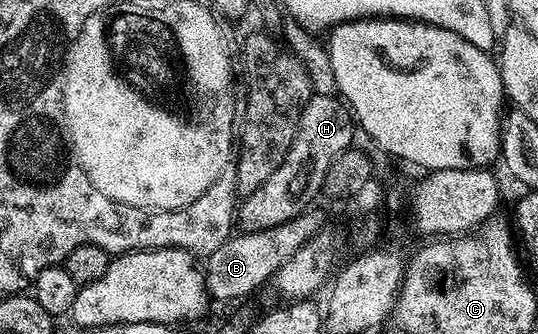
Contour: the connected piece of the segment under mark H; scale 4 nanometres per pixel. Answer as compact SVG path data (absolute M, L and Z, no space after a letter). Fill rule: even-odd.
M313 93L296 125L296 138L283 162L268 175L266 184L247 195L238 206L238 222L245 231L270 230L299 217L309 209L311 200L321 189L331 162L353 145L354 119L351 110L339 97Z

